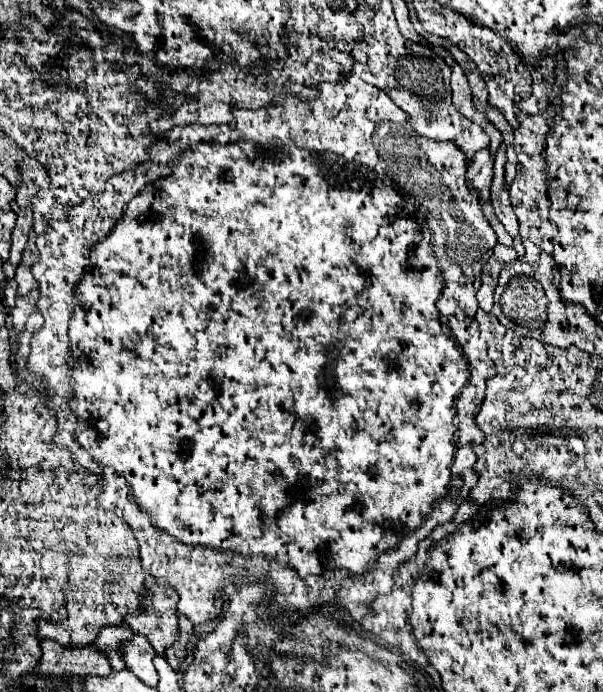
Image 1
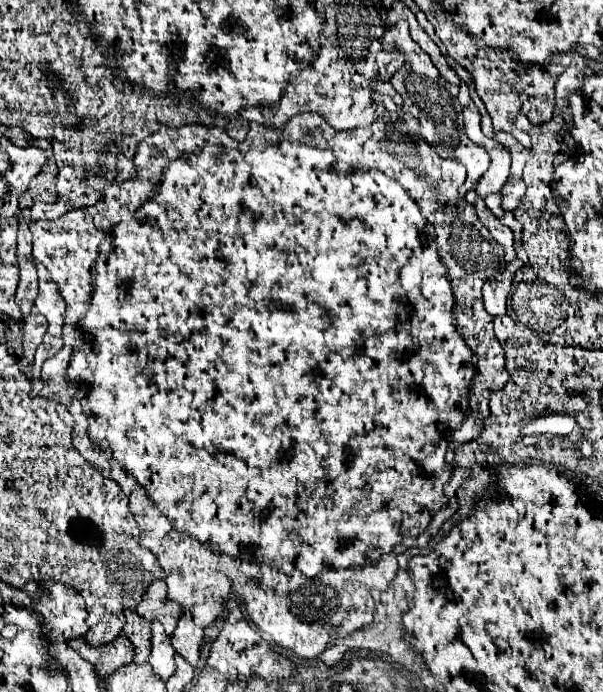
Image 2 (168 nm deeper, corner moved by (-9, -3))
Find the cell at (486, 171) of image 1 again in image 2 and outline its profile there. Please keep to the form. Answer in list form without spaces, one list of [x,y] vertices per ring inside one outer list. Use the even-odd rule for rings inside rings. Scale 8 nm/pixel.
[[[466,193],[466,201],[472,203],[478,211],[478,217],[482,219],[482,223],[486,225],[486,229],[490,231],[490,235],[504,247],[504,259],[510,263],[516,259],[516,251],[514,251],[514,233],[502,225],[498,219],[494,219],[494,215],[490,215],[490,211],[486,211],[486,205],[484,205],[484,199],[478,199],[478,195],[474,193]]]

